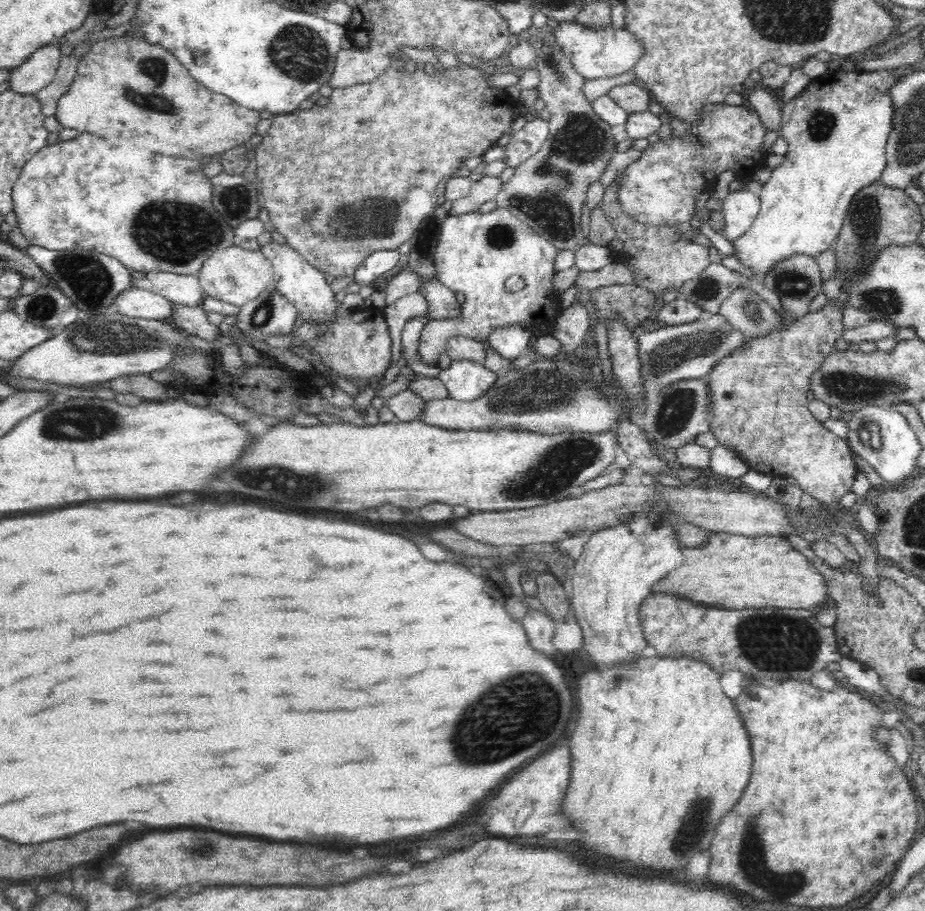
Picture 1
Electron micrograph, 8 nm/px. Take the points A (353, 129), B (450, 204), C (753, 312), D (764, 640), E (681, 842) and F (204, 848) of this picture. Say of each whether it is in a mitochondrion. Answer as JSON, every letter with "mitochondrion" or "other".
{"A":"other","B":"other","C":"mitochondrion","D":"mitochondrion","E":"mitochondrion","F":"mitochondrion"}

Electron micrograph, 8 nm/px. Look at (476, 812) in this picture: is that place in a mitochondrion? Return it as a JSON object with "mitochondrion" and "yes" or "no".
{"mitochondrion":"no"}

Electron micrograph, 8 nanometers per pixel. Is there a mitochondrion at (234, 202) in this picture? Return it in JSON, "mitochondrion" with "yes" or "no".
{"mitochondrion":"yes"}

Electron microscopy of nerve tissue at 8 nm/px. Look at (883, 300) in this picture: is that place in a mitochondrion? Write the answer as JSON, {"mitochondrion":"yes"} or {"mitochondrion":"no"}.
{"mitochondrion":"yes"}

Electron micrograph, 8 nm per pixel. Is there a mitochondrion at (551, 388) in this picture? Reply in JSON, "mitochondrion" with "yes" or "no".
{"mitochondrion":"yes"}

